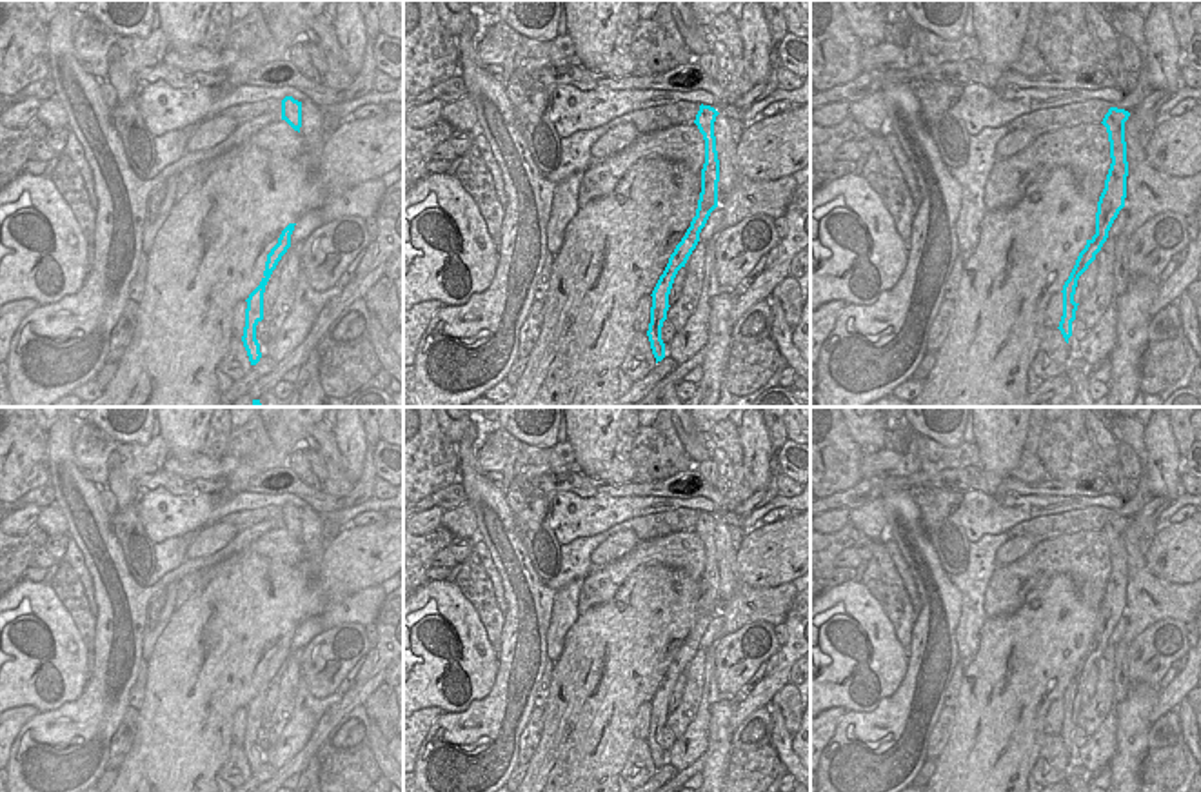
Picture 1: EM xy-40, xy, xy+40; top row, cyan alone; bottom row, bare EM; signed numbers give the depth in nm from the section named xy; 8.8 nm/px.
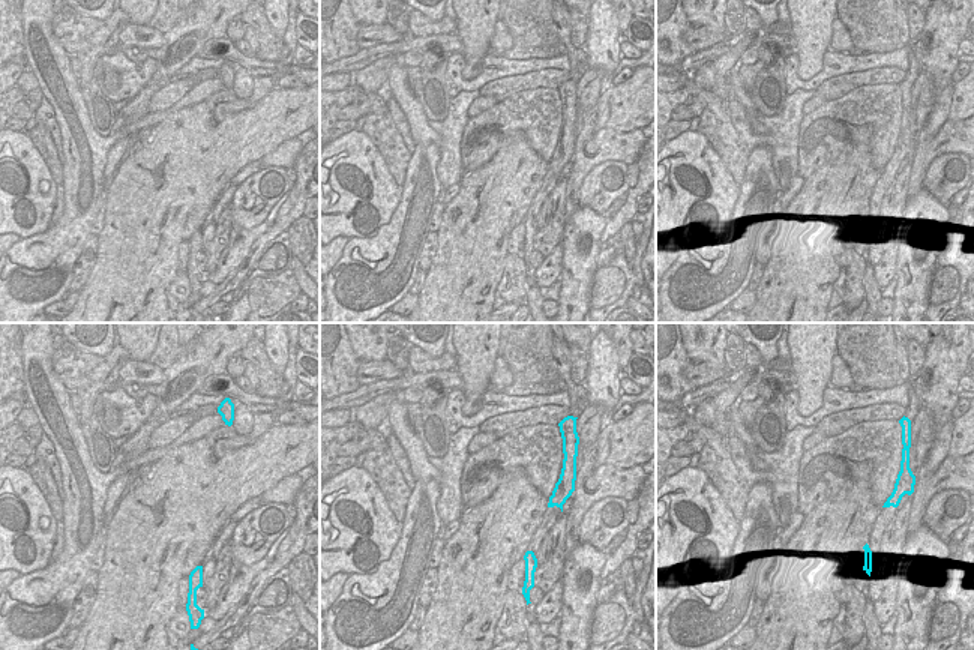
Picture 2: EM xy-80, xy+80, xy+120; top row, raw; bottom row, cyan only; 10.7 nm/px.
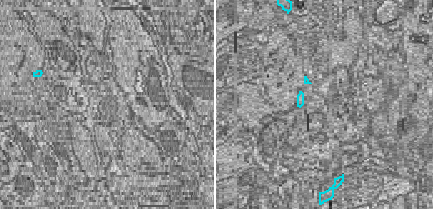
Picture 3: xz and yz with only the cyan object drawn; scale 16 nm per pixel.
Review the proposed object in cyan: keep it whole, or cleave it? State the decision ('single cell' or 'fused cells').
single cell

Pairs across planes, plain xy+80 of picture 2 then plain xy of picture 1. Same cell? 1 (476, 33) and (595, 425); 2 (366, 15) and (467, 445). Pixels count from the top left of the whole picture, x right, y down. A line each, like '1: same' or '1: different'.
1: same
2: different

